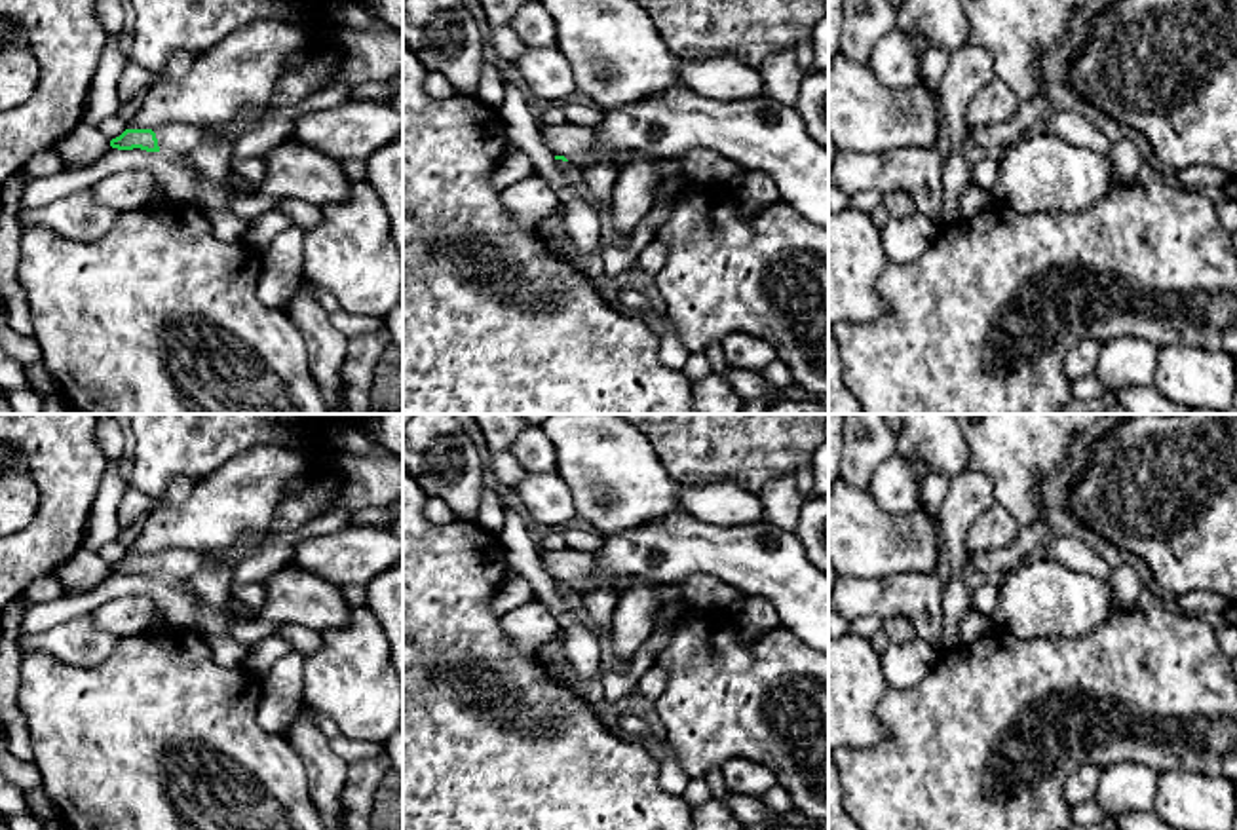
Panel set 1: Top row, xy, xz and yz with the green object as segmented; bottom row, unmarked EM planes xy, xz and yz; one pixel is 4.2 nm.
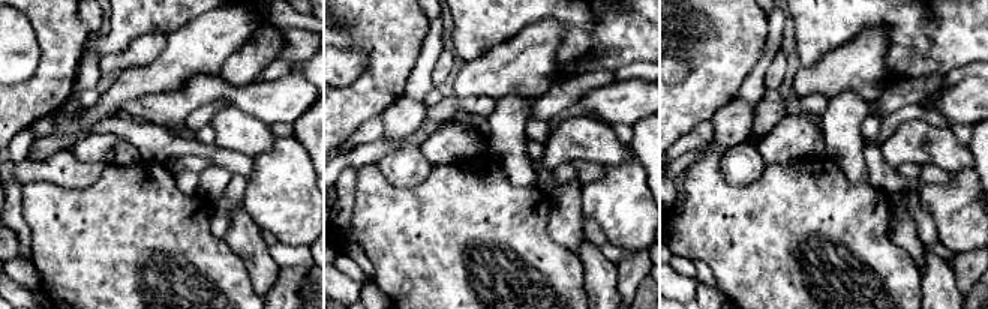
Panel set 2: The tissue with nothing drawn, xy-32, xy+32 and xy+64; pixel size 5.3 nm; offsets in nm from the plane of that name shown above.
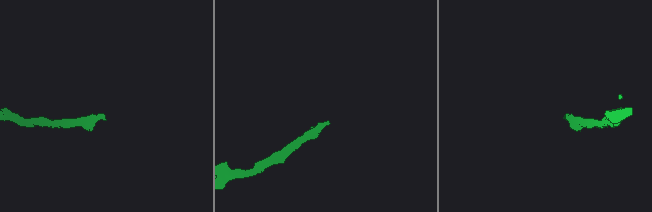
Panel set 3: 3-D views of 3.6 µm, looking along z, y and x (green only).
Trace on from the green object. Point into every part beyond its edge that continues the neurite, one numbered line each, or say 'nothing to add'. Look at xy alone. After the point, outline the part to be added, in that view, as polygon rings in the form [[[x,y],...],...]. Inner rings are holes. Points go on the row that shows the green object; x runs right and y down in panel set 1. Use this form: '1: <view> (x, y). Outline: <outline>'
1: xy (177, 139). Outline: [[[272,104],[262,108],[247,106],[234,120],[213,125],[194,125],[194,123],[169,123],[158,127],[156,139],[160,152],[171,158],[192,156],[205,141],[213,139],[217,144],[234,144],[243,133],[255,129]]]

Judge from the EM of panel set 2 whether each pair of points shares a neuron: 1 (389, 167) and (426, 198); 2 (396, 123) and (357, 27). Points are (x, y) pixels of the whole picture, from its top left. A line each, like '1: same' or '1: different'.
1: different
2: different

